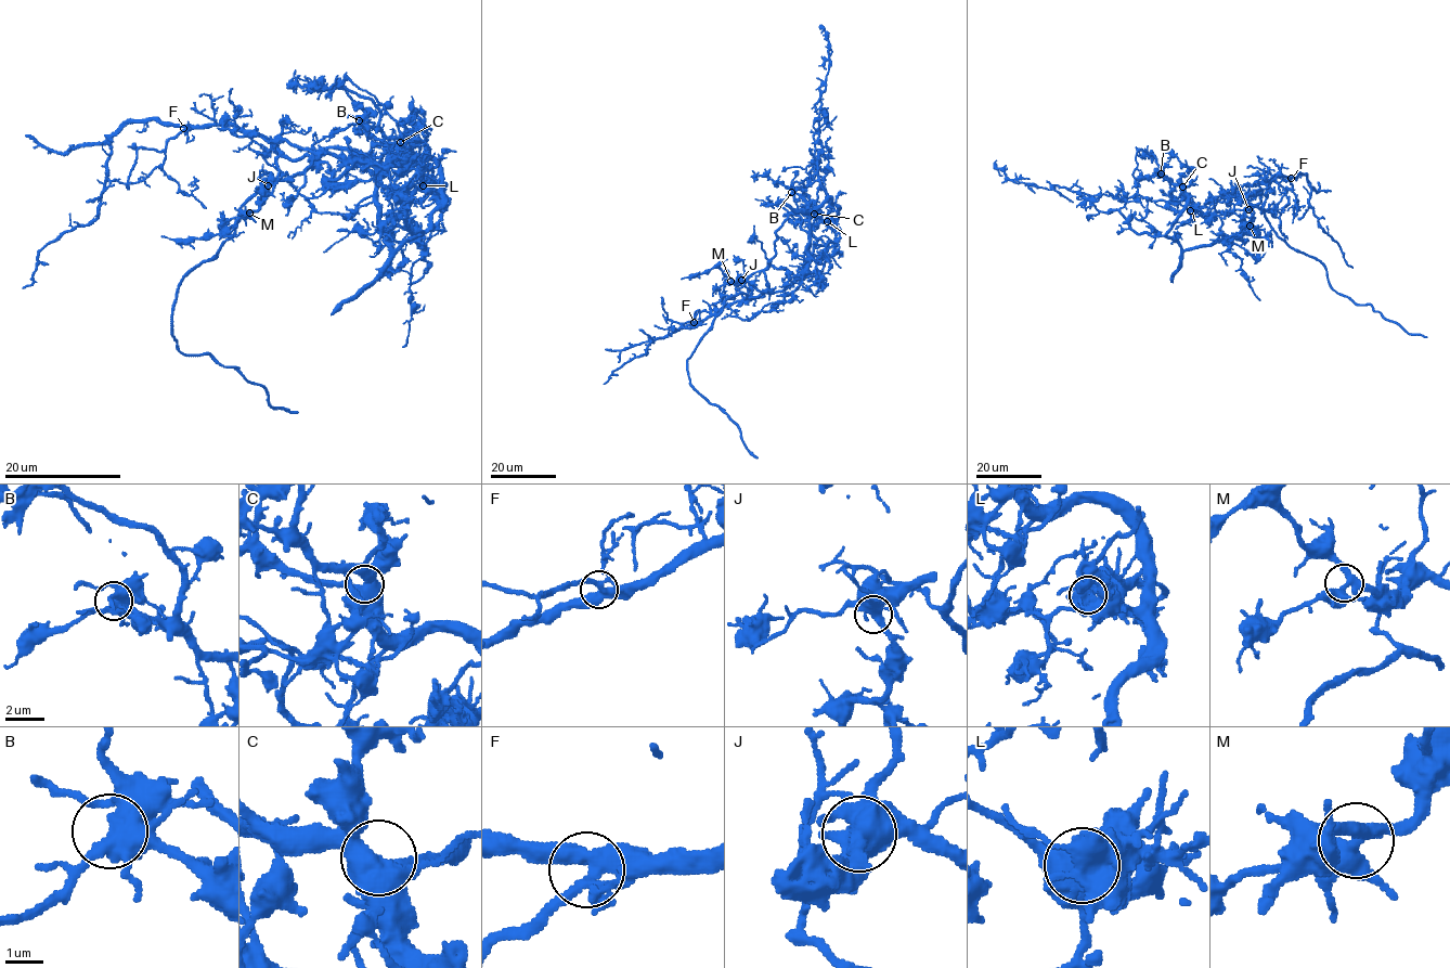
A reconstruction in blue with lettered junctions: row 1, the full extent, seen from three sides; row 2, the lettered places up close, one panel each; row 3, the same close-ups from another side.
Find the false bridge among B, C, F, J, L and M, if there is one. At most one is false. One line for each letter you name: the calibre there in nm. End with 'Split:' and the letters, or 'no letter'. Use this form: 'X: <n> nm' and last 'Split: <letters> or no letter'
L: 460 nm
Split: L

